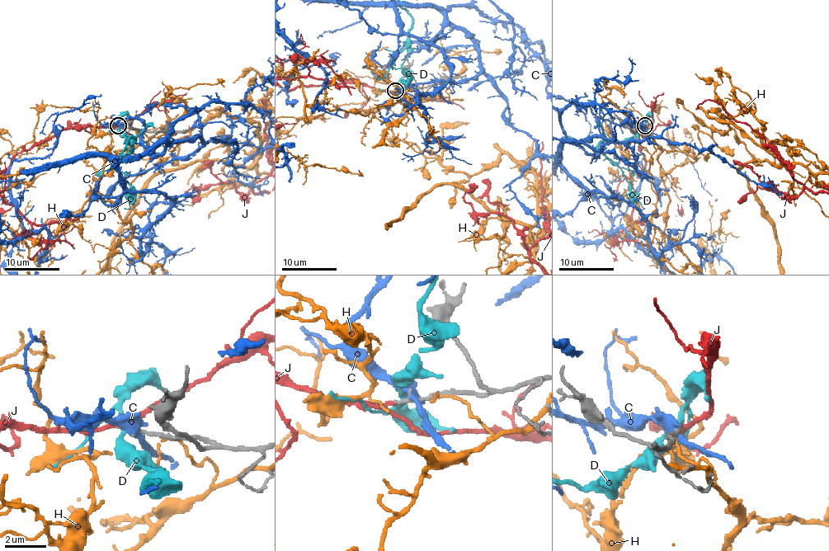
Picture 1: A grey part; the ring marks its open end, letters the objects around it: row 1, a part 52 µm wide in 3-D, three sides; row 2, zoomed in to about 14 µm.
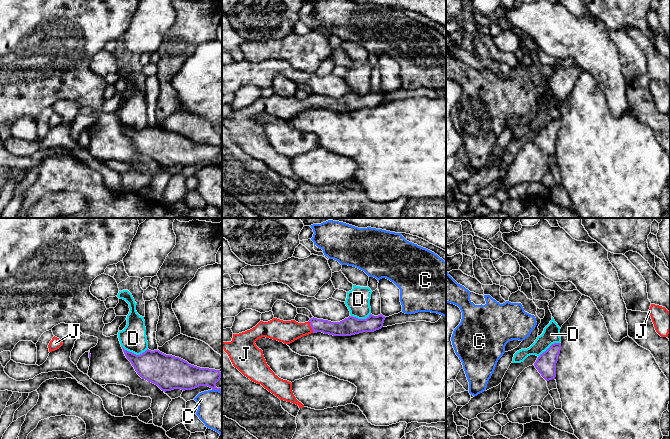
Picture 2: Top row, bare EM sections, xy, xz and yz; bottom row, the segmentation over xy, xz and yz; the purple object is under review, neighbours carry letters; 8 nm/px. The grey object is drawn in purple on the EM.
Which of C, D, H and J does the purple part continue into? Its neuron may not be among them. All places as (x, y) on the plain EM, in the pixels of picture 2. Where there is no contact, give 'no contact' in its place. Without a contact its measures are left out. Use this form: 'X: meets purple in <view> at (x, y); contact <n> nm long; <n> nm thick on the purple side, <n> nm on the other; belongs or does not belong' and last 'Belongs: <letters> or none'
C: meets purple in xy at (217, 165); contact 80 nm long; 200 nm thick on the purple side, 320 nm on the other; does not belong
D: meets purple in xy at (133, 129); contact 220 nm long; 260 nm thick on the purple side, 220 nm on the other; does not belong
H: no contact; does not belong
J: meets purple in xz at (311, 103); contact 100 nm long; 120 nm thick on the purple side, 180 nm on the other; belongs
Belongs: J

